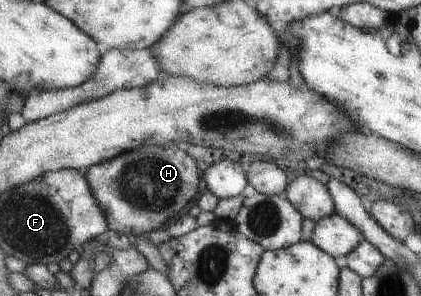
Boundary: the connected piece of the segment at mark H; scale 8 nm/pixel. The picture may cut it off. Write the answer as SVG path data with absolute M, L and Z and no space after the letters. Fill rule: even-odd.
M176 144L145 145L85 171L94 196L105 210L109 228L130 238L163 229L198 194L203 174L196 160Z

